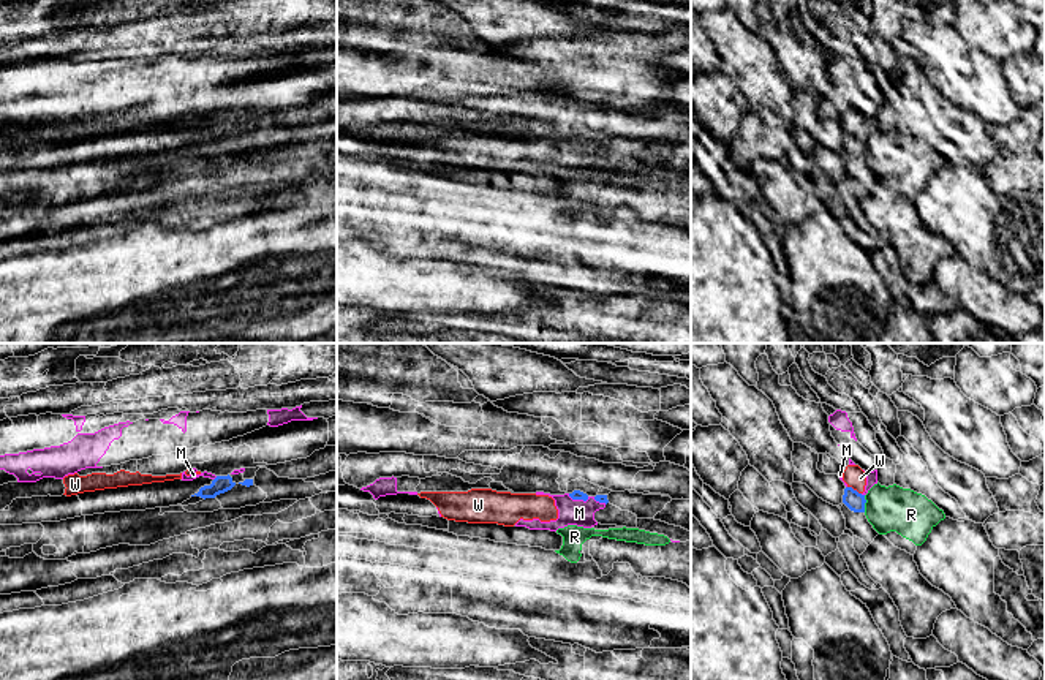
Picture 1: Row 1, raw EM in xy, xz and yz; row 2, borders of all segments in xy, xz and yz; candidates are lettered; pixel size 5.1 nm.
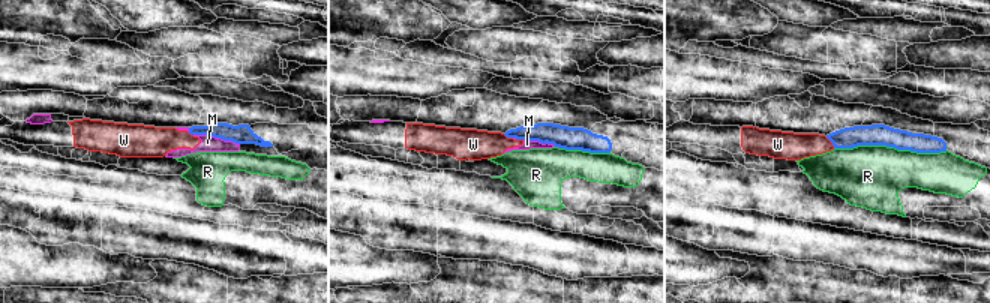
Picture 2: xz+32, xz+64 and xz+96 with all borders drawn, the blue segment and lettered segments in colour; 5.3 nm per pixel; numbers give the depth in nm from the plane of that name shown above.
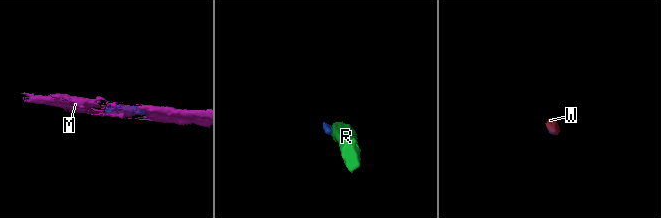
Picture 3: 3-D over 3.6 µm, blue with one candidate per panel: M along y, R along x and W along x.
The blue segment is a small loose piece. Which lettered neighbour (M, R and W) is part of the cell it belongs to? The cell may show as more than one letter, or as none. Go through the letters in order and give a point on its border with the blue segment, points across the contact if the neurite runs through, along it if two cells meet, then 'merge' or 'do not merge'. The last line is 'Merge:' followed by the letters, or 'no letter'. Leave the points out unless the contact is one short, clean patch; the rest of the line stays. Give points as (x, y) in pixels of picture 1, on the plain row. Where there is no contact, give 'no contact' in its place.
M: contact xz (579, 144); border xz (568, 139), (577, 146), (588, 144); do not merge
R: contact yz (865, 147); do not merge
W: contact yz (852, 135); way yz (856, 147), (852, 135), (854, 122); merge
Merge: W

